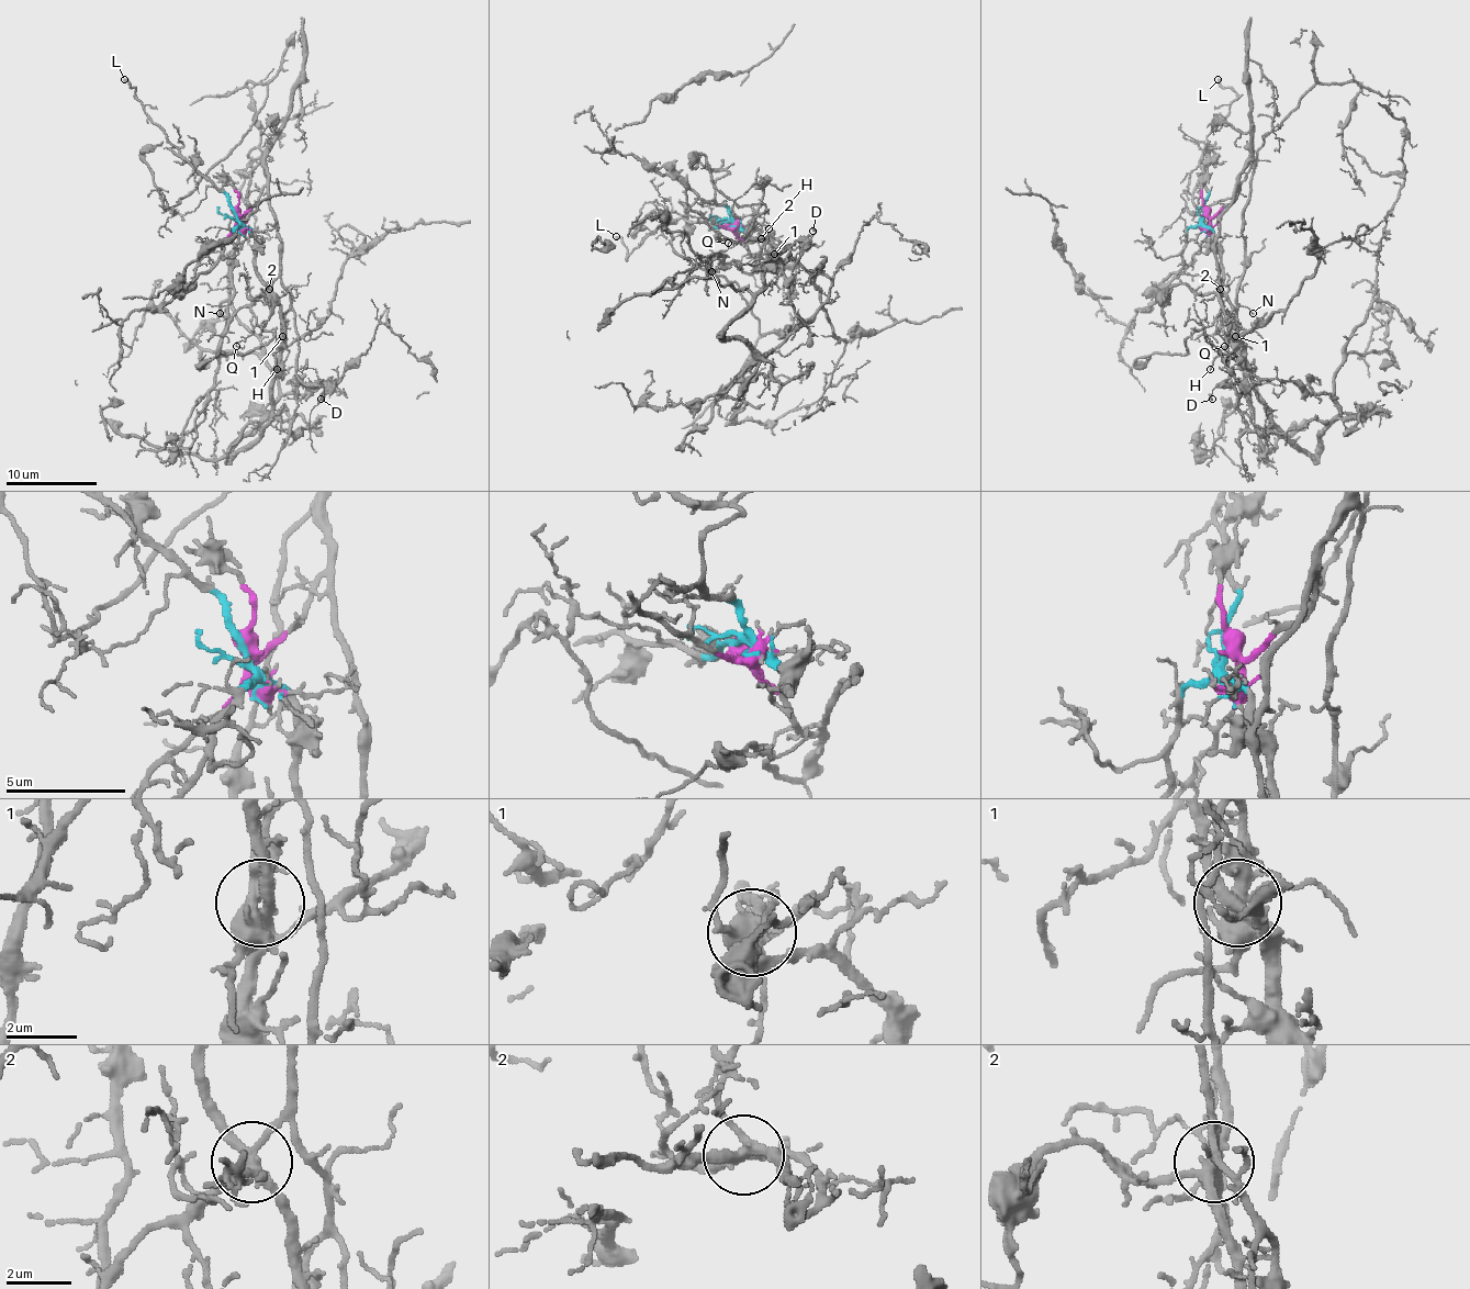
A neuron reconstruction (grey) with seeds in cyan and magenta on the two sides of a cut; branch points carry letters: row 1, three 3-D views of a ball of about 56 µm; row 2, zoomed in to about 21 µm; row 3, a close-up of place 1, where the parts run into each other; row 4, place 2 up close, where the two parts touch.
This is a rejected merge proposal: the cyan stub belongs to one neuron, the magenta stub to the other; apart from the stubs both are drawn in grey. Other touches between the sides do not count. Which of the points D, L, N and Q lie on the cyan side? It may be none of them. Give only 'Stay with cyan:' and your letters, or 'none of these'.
Stay with cyan: L

